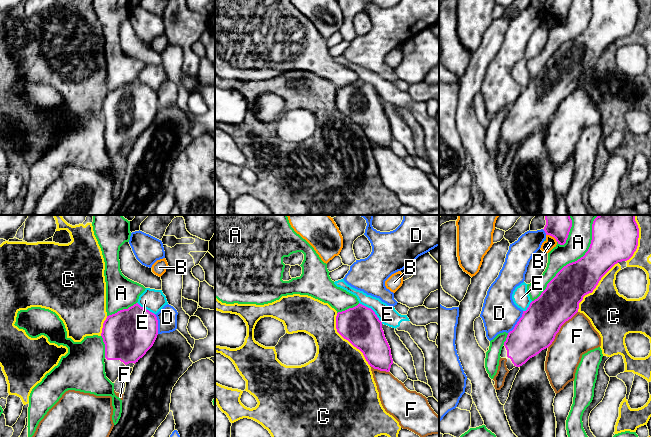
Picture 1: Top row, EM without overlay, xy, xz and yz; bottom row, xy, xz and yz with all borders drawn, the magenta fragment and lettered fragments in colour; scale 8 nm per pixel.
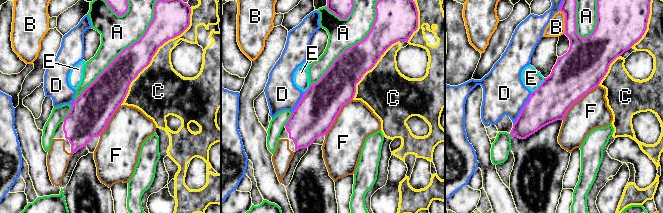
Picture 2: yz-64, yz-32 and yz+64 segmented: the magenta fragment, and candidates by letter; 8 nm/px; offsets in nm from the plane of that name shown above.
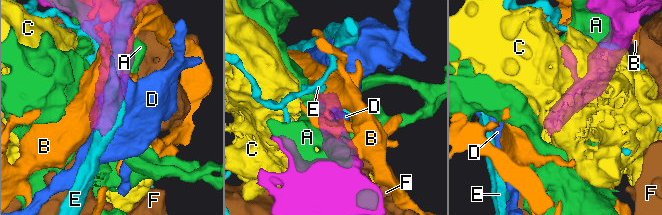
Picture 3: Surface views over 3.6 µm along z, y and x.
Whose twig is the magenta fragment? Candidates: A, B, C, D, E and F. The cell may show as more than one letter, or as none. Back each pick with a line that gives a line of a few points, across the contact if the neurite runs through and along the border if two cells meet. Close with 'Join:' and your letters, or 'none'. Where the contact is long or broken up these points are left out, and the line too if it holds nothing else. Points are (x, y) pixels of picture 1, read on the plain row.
Join: F

